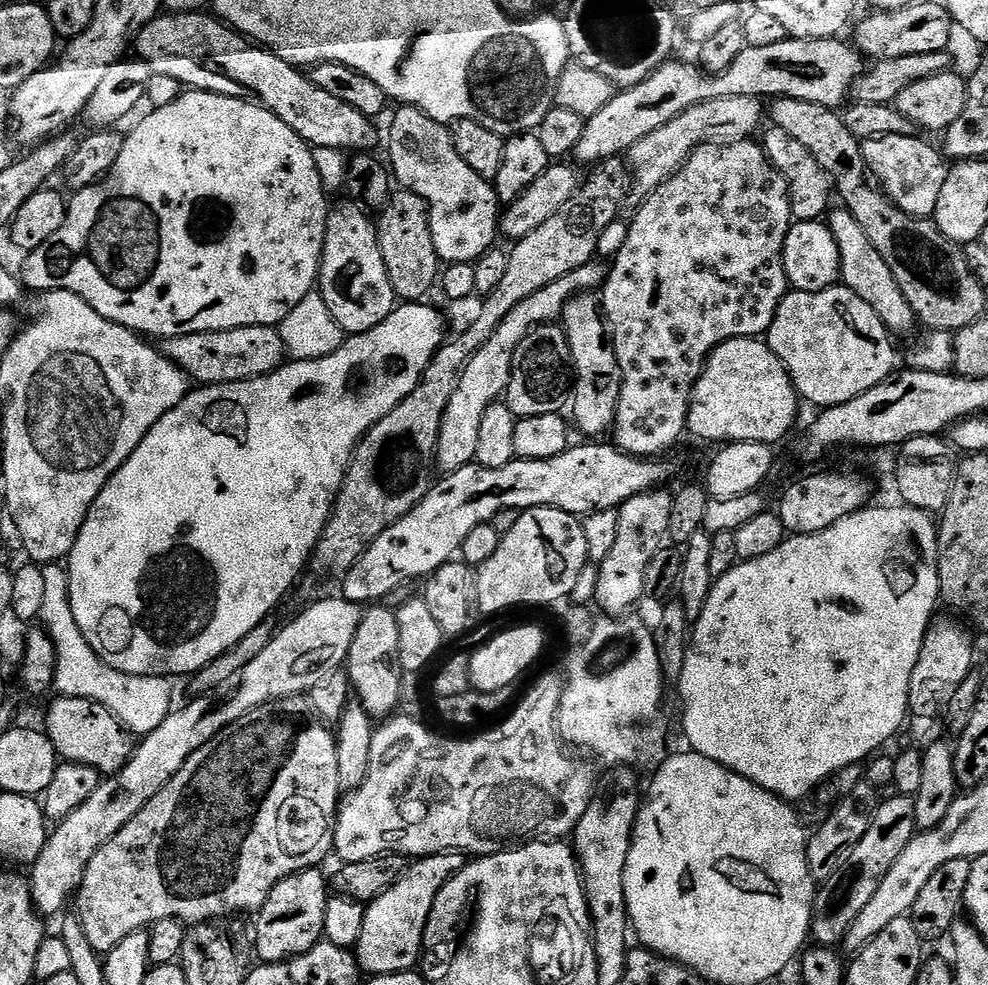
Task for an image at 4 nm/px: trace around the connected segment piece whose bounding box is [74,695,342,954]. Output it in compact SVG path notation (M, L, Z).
M303 695L287 696L285 700L275 701L271 706L255 708L250 714L238 718L238 722L234 722L230 726L223 728L215 738L210 742L206 742L206 746L194 750L194 754L190 754L190 758L186 758L182 770L178 770L178 774L174 774L174 778L170 778L170 782L166 782L166 786L162 786L162 790L158 794L154 794L154 798L150 798L150 802L146 802L146 806L142 806L142 810L138 810L138 814L134 814L134 818L130 818L130 822L126 822L126 826L122 826L122 830L118 830L118 834L114 834L114 838L110 838L110 842L103 844L98 850L98 854L94 854L94 858L90 858L90 866L86 866L86 874L82 878L79 893L74 900L75 911L78 913L80 921L82 922L82 930L86 930L86 938L90 938L90 946L94 946L96 952L107 954L110 950L114 950L114 946L118 946L118 942L122 942L122 938L126 938L126 934L134 934L163 920L178 920L185 925L191 926L205 922L220 922L223 921L223 916L232 916L235 912L249 912L249 914L259 912L261 906L266 902L270 890L274 890L274 886L278 886L278 882L282 882L290 874L298 874L307 868L323 865L322 862L327 858L328 852L330 856L334 848L334 825L341 803L342 789L338 782L338 750L336 749L336 738L333 729L317 716L316 709L312 707L311 703Z

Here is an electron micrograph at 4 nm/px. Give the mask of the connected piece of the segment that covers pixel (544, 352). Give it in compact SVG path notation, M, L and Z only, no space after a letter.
M556 322L537 324L526 334L526 338L522 338L512 359L512 377L508 383L506 403L517 418L560 414L569 403L573 383L570 342L563 327Z

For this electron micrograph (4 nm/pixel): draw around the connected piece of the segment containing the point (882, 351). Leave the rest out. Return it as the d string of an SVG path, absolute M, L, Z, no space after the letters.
M837 286L821 292L789 291L782 298L774 320L768 327L766 343L770 350L782 362L788 372L793 386L801 397L804 396L812 404L820 404L821 409L833 408L836 404L845 404L878 386L878 382L893 375L896 364L896 348L892 345L893 333L887 326L854 294L849 288Z

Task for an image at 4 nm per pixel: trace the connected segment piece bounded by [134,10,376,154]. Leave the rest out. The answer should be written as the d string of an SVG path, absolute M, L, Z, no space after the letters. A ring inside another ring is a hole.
M201 10L156 16L136 33L135 55L146 61L155 75L168 82L183 84L185 89L261 104L282 118L282 122L312 148L339 148L352 154L375 149L372 148L376 144L373 117L362 114L362 110L354 110L354 106L314 86L311 75L304 73L303 76L297 65L257 46L235 28L229 28L223 20L208 14Z

